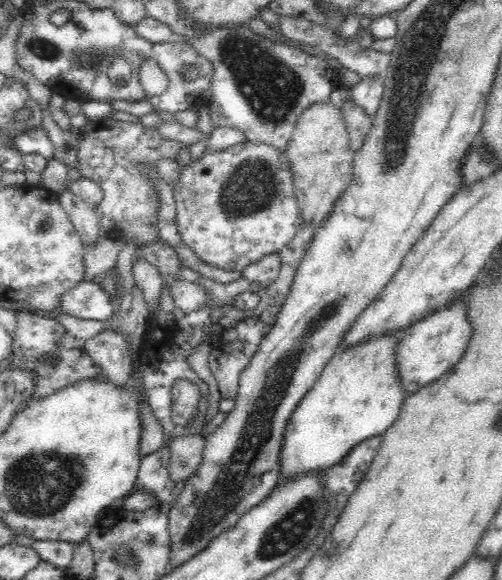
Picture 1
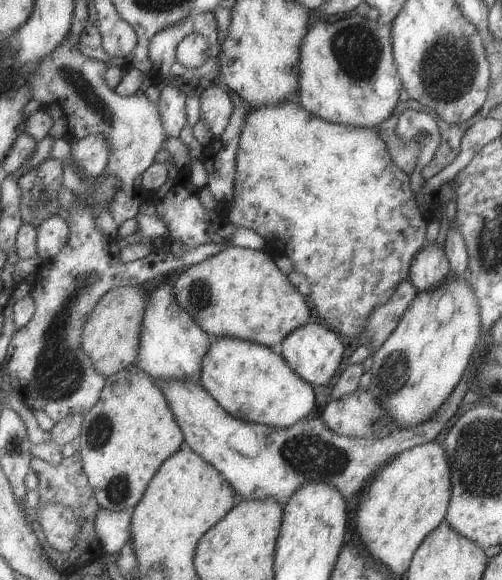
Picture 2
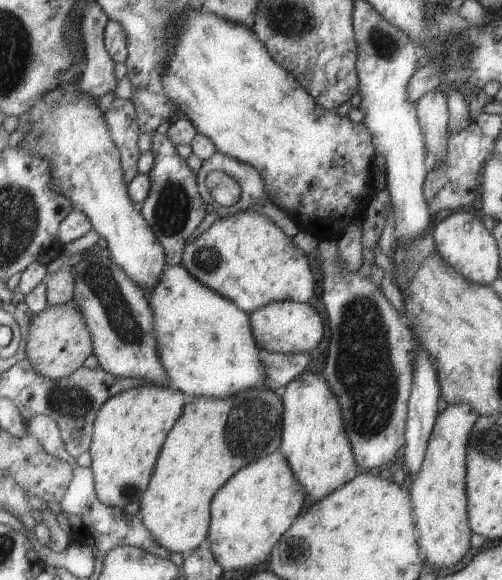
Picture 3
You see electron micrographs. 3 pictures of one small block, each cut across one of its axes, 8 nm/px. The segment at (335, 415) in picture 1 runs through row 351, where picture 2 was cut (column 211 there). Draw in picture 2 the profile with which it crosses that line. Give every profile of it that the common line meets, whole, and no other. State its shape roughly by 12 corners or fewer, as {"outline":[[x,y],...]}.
{"outline":[[211,336],[198,383],[225,412],[287,428],[311,384],[276,348]]}

